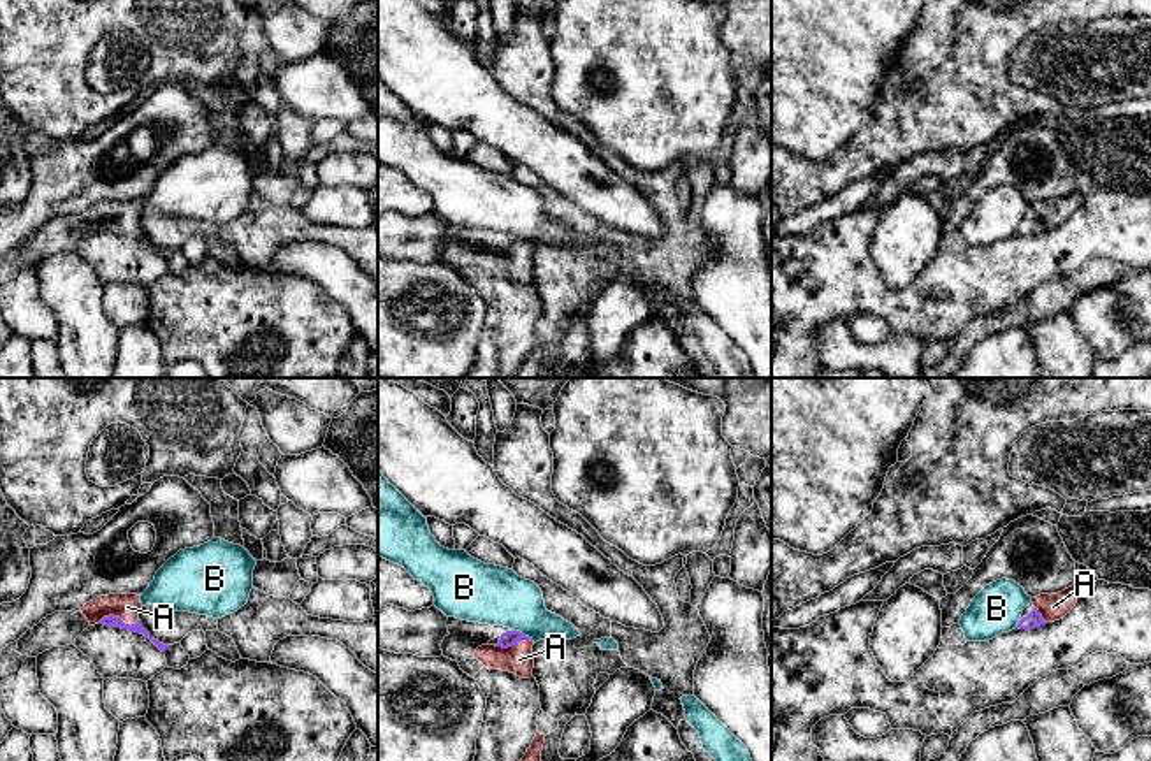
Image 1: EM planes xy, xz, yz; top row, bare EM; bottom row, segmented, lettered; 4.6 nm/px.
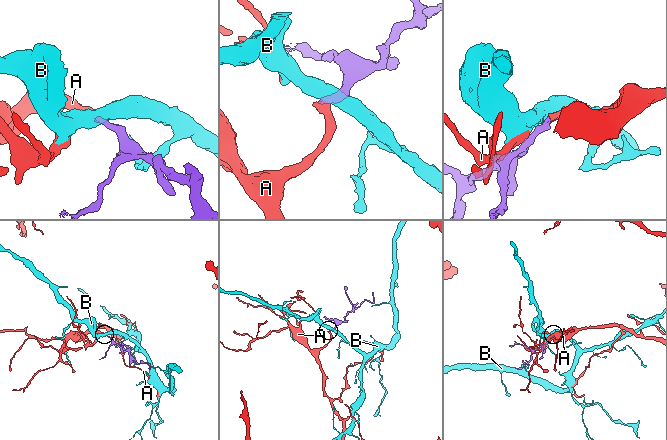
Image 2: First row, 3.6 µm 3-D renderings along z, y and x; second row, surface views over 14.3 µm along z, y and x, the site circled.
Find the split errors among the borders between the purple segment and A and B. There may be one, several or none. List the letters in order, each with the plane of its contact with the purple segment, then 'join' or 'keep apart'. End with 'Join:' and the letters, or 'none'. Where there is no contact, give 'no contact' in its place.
A: xy | join
B: xz | keep apart
Join: A

